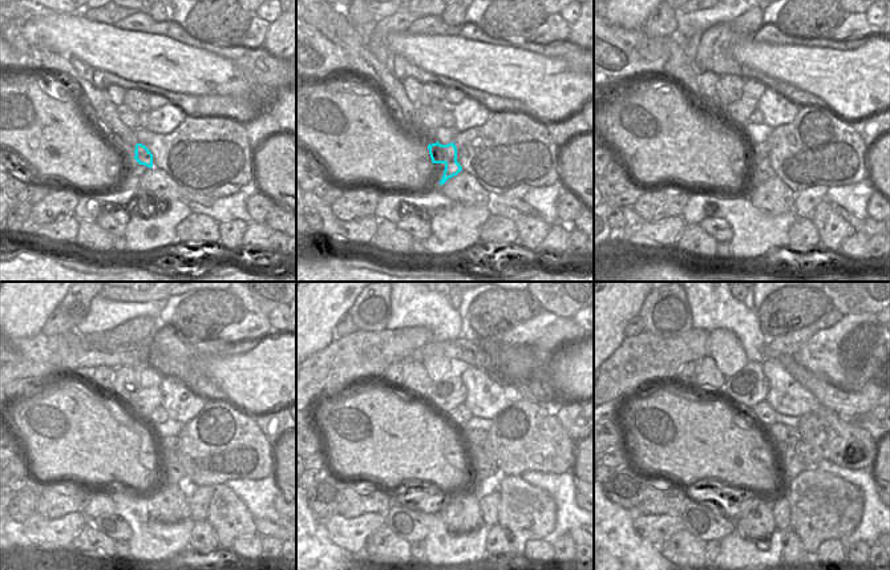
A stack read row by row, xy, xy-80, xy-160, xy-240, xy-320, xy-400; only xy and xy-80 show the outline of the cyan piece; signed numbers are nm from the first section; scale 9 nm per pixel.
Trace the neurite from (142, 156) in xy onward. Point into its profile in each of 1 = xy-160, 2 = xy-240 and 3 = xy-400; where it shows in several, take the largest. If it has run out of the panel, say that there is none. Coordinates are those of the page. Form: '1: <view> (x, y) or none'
1: xy-160 (759, 172)
2: xy-240 (170, 469)
3: xy-400 (781, 437)

